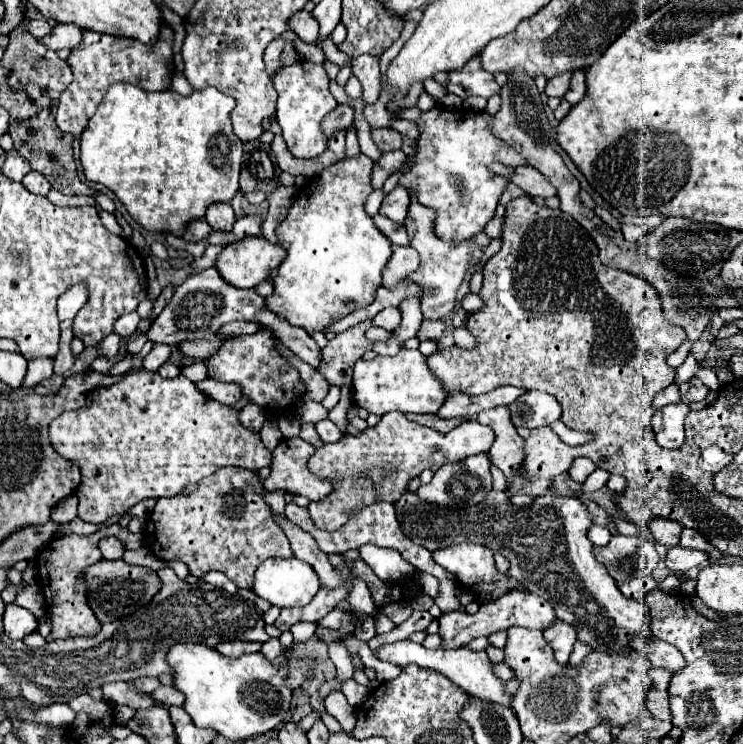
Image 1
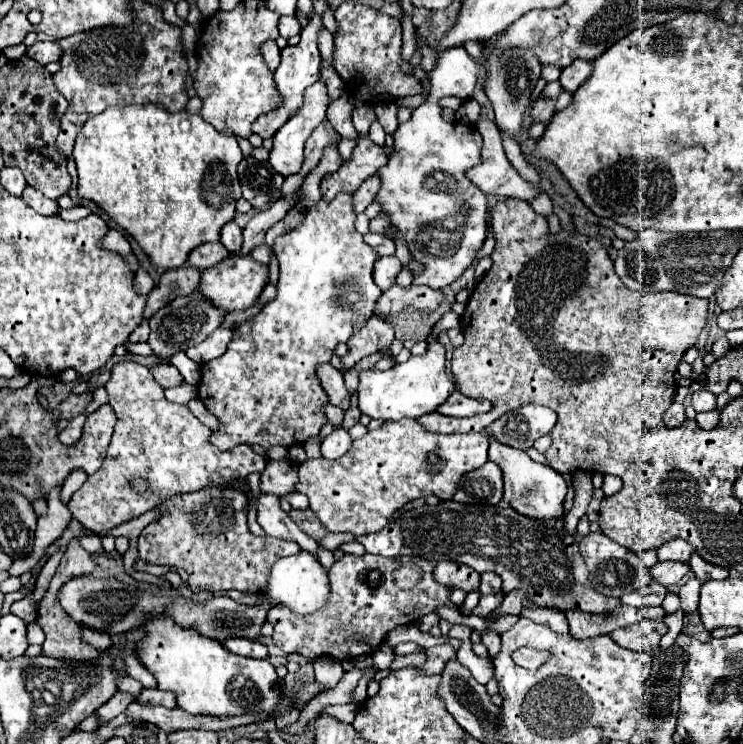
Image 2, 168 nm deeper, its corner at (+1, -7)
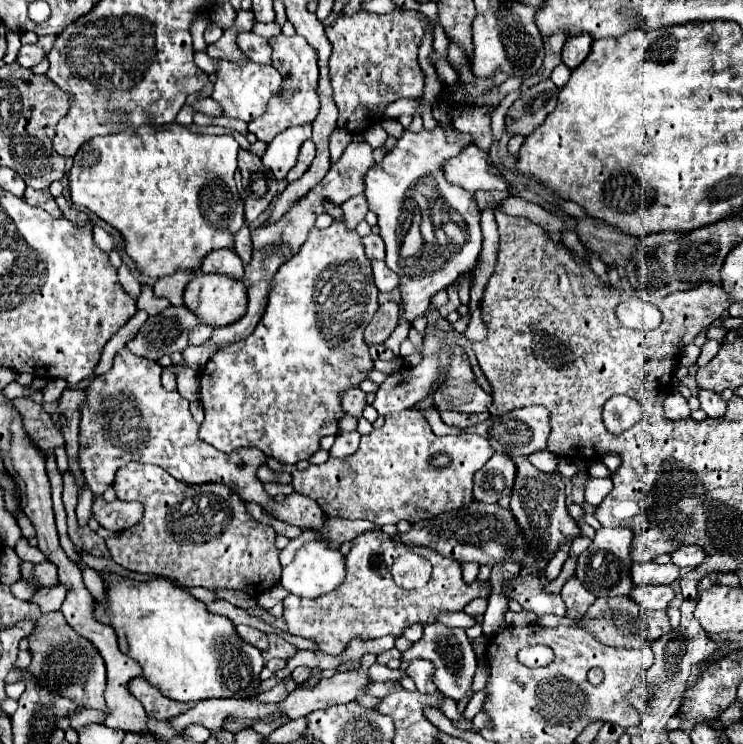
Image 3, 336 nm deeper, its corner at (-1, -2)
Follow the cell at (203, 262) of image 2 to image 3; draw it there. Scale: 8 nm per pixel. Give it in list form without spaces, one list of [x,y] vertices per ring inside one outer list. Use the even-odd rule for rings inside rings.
[[[216,249],[210,251],[202,259],[202,273],[224,273],[230,277],[242,277],[244,273],[244,263],[232,249]]]

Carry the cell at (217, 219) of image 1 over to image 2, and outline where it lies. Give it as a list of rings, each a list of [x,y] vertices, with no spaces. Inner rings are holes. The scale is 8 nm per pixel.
[[[228,222],[228,224],[222,228],[220,242],[226,246],[226,250],[228,250],[230,254],[238,254],[238,250],[242,248],[242,230],[238,228],[236,222]]]

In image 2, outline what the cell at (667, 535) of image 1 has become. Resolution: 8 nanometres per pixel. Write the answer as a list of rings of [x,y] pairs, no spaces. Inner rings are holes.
[[[674,538],[670,542],[666,542],[666,546],[660,546],[658,548],[658,560],[662,562],[686,562],[690,560],[690,556],[694,554],[696,550],[682,538]]]

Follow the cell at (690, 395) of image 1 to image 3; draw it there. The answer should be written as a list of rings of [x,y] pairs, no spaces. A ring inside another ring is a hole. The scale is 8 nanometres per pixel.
[[[700,389],[698,399],[700,399],[700,409],[704,409],[708,413],[708,417],[722,417],[726,413],[726,403],[722,401],[722,397],[718,393]]]

